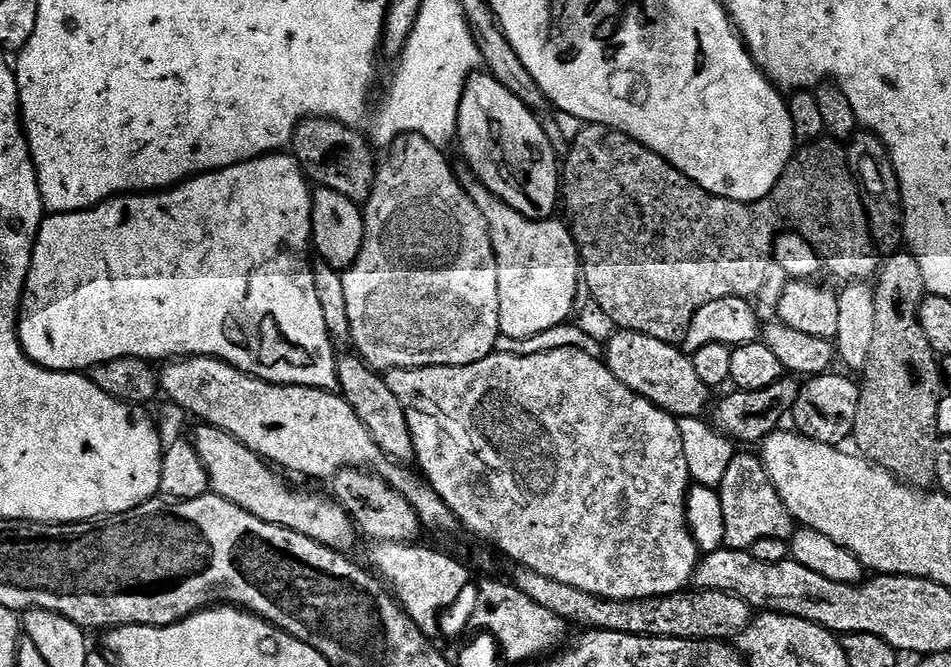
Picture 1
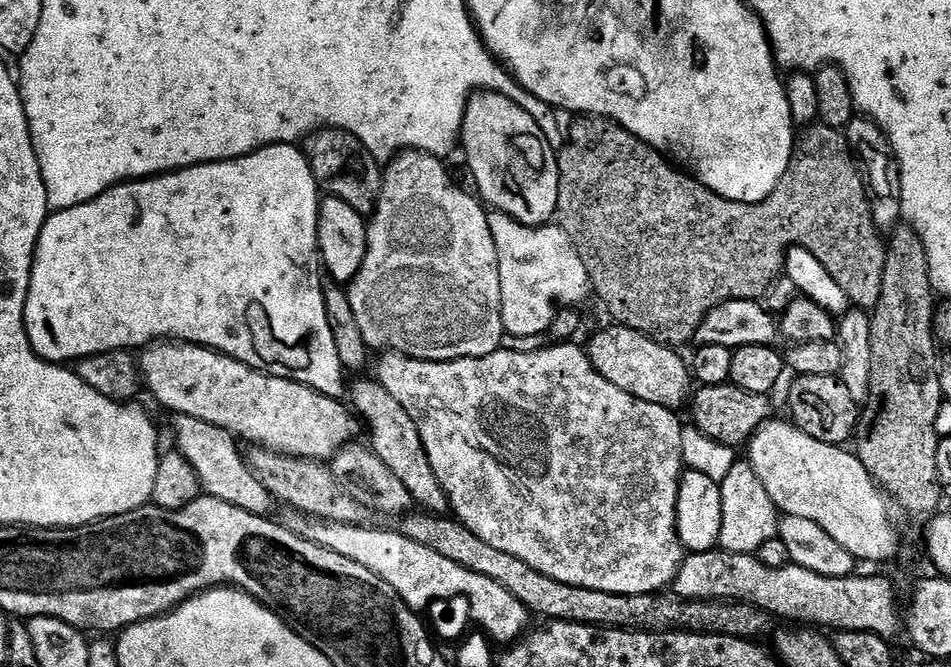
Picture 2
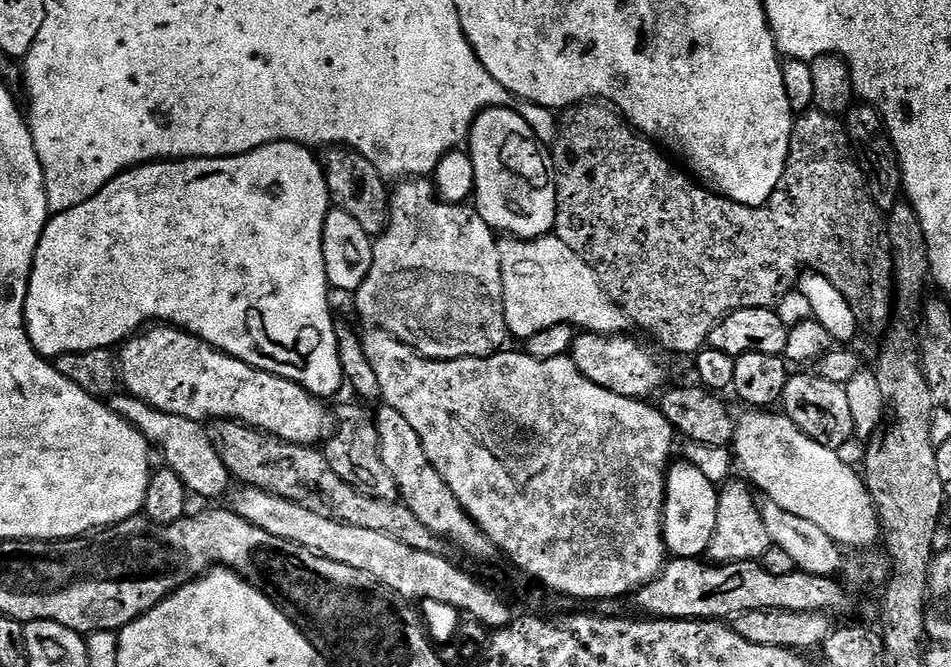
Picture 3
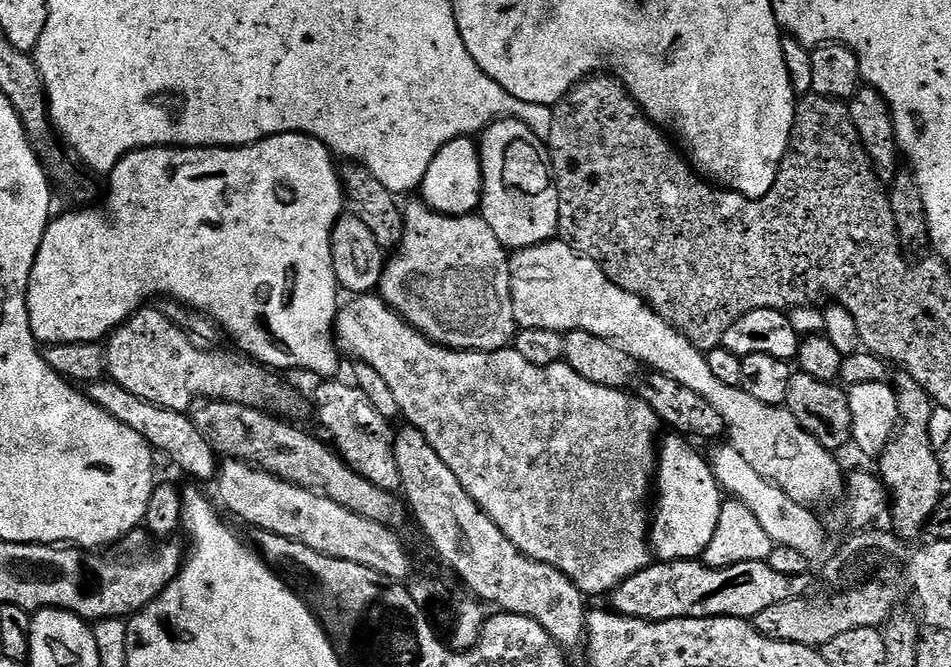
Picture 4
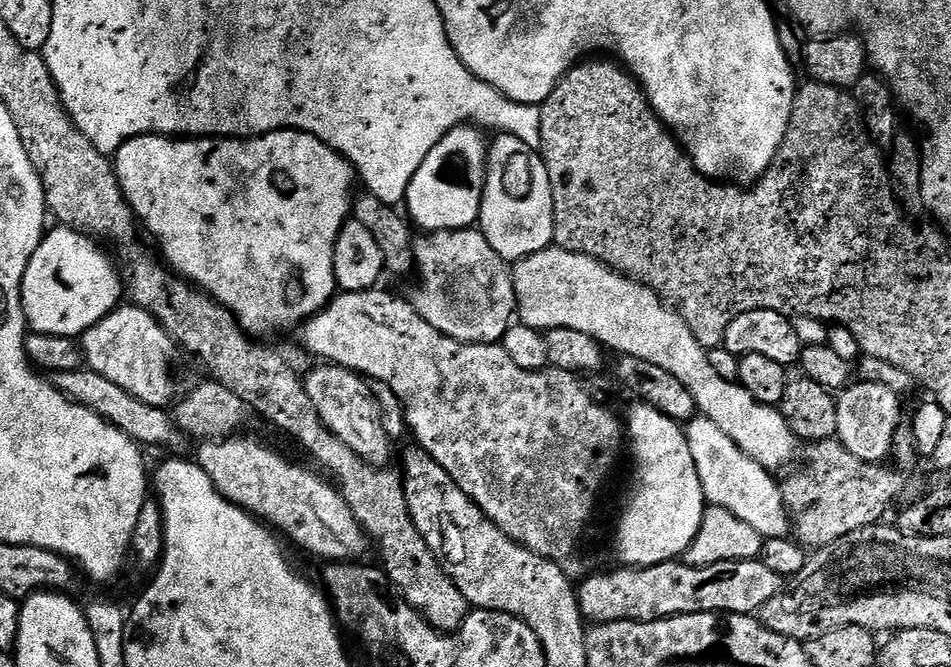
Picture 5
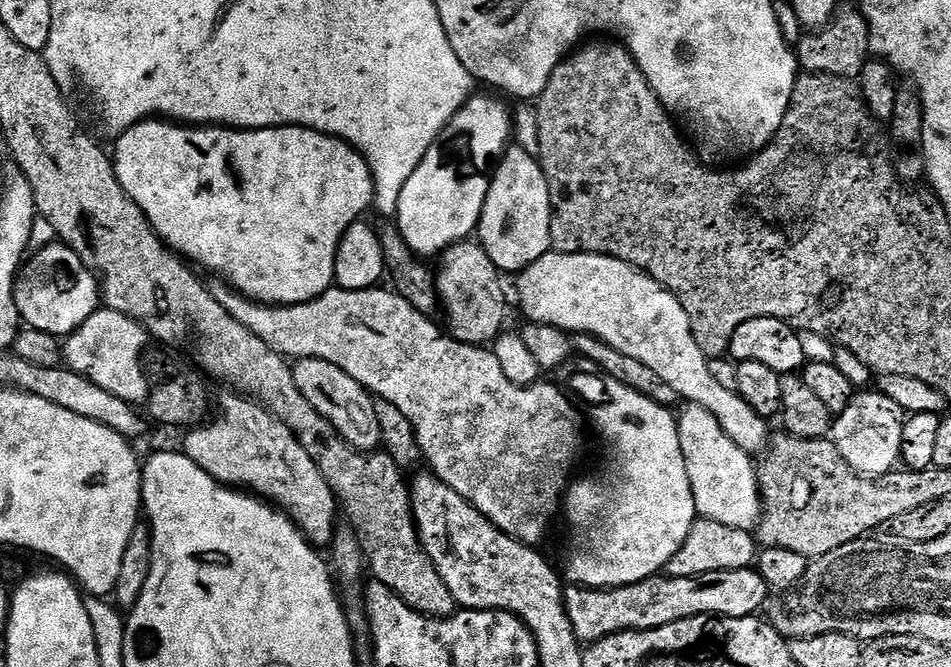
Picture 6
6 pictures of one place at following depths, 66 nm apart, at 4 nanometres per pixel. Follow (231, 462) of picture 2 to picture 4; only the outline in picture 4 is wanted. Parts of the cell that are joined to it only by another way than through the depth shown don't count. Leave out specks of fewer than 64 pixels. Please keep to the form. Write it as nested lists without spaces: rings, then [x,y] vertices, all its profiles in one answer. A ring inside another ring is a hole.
[[[111,378],[96,380],[87,385],[86,395],[106,414],[113,416],[122,426],[130,426],[130,430],[138,430],[151,444],[157,453],[165,452],[182,471],[196,480],[211,481],[218,471],[218,456],[210,442],[198,430],[192,418],[183,412],[175,412],[152,404],[149,400],[130,394],[122,386],[118,386]]]

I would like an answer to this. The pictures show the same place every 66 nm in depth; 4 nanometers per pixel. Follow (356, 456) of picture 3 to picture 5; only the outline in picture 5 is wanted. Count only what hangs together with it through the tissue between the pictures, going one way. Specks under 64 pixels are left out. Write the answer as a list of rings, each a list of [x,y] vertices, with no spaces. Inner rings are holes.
[[[320,366],[303,381],[306,394],[321,416],[324,426],[341,439],[354,454],[366,463],[387,465],[392,456],[393,441],[389,440],[378,414],[378,406],[372,398],[369,385],[357,373],[339,366]]]

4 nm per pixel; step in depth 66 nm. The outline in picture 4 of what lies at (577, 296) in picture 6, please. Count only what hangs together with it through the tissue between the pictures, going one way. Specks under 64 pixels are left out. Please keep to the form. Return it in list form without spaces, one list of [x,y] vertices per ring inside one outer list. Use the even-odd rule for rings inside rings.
[[[553,238],[547,244],[535,244],[532,248],[522,248],[513,251],[510,256],[510,274],[512,275],[512,301],[514,302],[514,318],[520,328],[545,328],[546,330],[554,330],[561,334],[570,332],[589,332],[595,336],[600,336],[603,340],[610,340],[613,342],[626,342],[628,353],[631,354],[632,359],[639,362],[641,365],[647,366],[649,369],[666,374],[670,378],[674,378],[674,382],[682,382],[682,386],[686,386],[686,390],[694,390],[694,394],[704,396],[706,402],[710,402],[710,406],[714,406],[714,410],[718,410],[718,414],[722,414],[724,419],[724,427],[726,429],[726,436],[731,447],[738,450],[738,454],[742,454],[742,458],[746,458],[746,462],[750,462],[750,466],[762,478],[766,478],[774,486],[778,486],[782,491],[794,498],[800,504],[805,506],[817,506],[816,504],[824,504],[827,500],[839,501],[846,490],[846,476],[845,473],[840,473],[840,464],[835,460],[833,453],[829,449],[823,448],[822,445],[810,435],[805,432],[804,427],[800,425],[794,418],[794,414],[790,414],[787,407],[777,406],[774,404],[763,404],[758,402],[758,398],[750,398],[750,394],[746,394],[744,388],[735,388],[734,386],[726,386],[726,382],[718,382],[718,378],[714,378],[714,374],[710,374],[710,366],[708,365],[708,357],[705,353],[700,352],[695,348],[691,342],[679,332],[672,324],[665,322],[656,311],[649,308],[646,301],[638,298],[634,294],[630,294],[626,290],[622,290],[622,286],[618,286],[614,282],[610,282],[610,278],[606,278],[606,274],[597,264],[590,258],[586,258],[582,253],[575,252],[569,244],[564,243],[559,238]]]

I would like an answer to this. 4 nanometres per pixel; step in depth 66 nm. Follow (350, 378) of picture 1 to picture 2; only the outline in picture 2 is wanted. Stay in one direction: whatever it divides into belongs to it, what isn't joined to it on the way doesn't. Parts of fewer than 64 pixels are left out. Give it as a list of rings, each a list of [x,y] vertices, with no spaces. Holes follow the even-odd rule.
[[[364,378],[353,379],[356,380],[353,384],[351,381],[350,408],[362,421],[363,427],[364,424],[368,427],[368,432],[372,435],[370,446],[378,454],[378,458],[382,458],[382,462],[386,462],[386,466],[390,466],[390,470],[394,470],[394,474],[398,474],[402,486],[406,486],[406,490],[410,490],[413,501],[421,509],[432,514],[447,513],[450,508],[448,496],[442,490],[442,486],[430,466],[430,458],[422,446],[422,434],[418,434],[418,426],[414,426],[414,418],[410,418],[410,414],[406,414],[406,410],[402,410],[402,402],[394,399],[394,394],[390,394],[390,390],[386,390],[386,386],[382,386],[379,379],[360,379]]]

